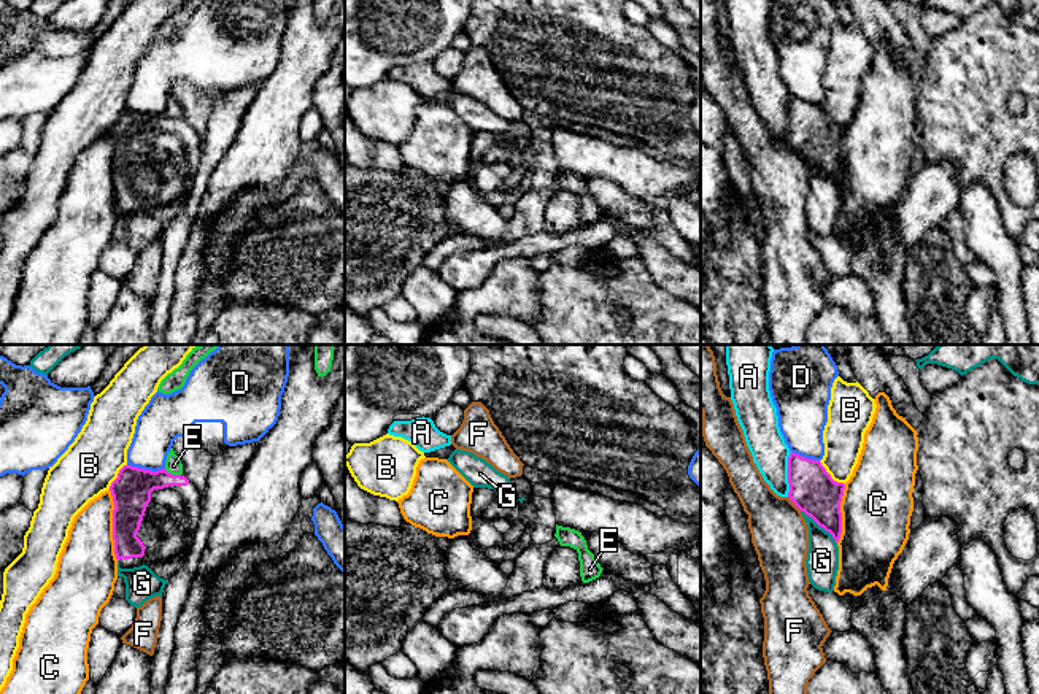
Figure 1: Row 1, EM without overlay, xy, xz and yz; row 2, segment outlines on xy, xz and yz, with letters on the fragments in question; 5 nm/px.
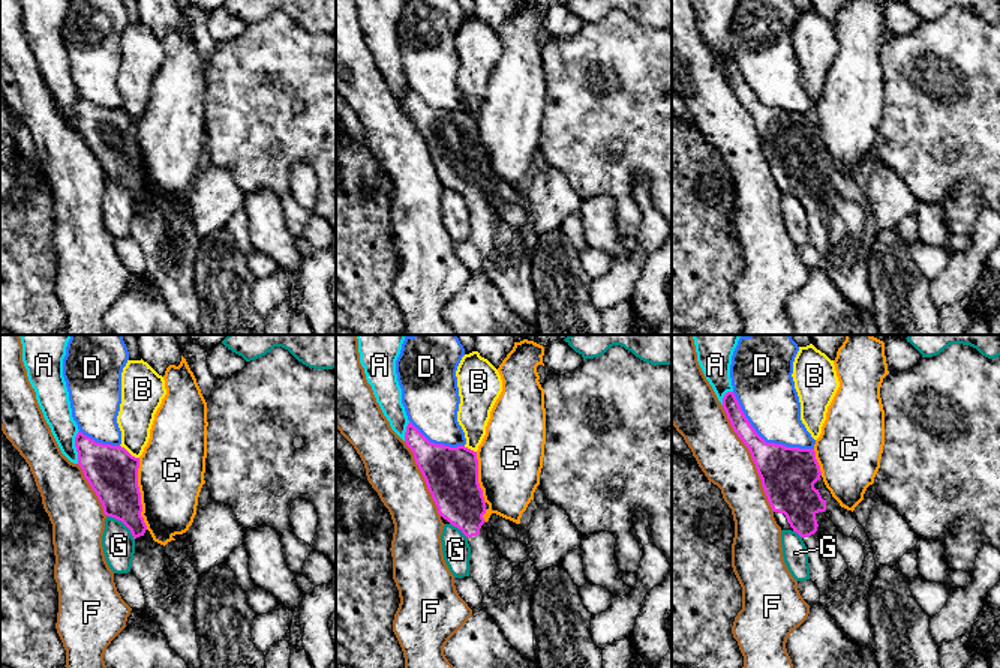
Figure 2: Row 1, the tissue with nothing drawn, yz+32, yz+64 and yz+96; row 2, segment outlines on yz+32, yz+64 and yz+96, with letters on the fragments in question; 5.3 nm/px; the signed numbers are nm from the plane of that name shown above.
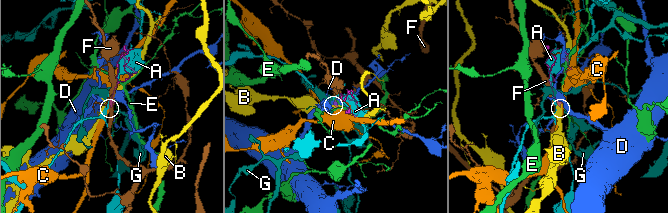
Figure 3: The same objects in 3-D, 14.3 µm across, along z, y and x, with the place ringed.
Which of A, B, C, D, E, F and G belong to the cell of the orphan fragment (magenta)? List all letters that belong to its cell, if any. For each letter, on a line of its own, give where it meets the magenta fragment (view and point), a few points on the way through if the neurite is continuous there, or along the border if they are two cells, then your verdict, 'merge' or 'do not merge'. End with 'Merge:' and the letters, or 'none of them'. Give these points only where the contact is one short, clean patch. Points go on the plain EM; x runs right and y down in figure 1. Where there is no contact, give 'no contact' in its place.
A: contact yz (788, 119); do not merge
B: contact yz (830, 119); border yz (818, 105), (834, 124), (844, 129); do not merge
C: contact xy (113, 169); do not merge
D: contact xy (146, 115); do not merge
E: contact xy (170, 118); border xy (164, 113), (180, 119); do not merge
F: contact yz (795, 148); do not merge
G: contact yz (820, 170); do not merge
Merge: none of them

